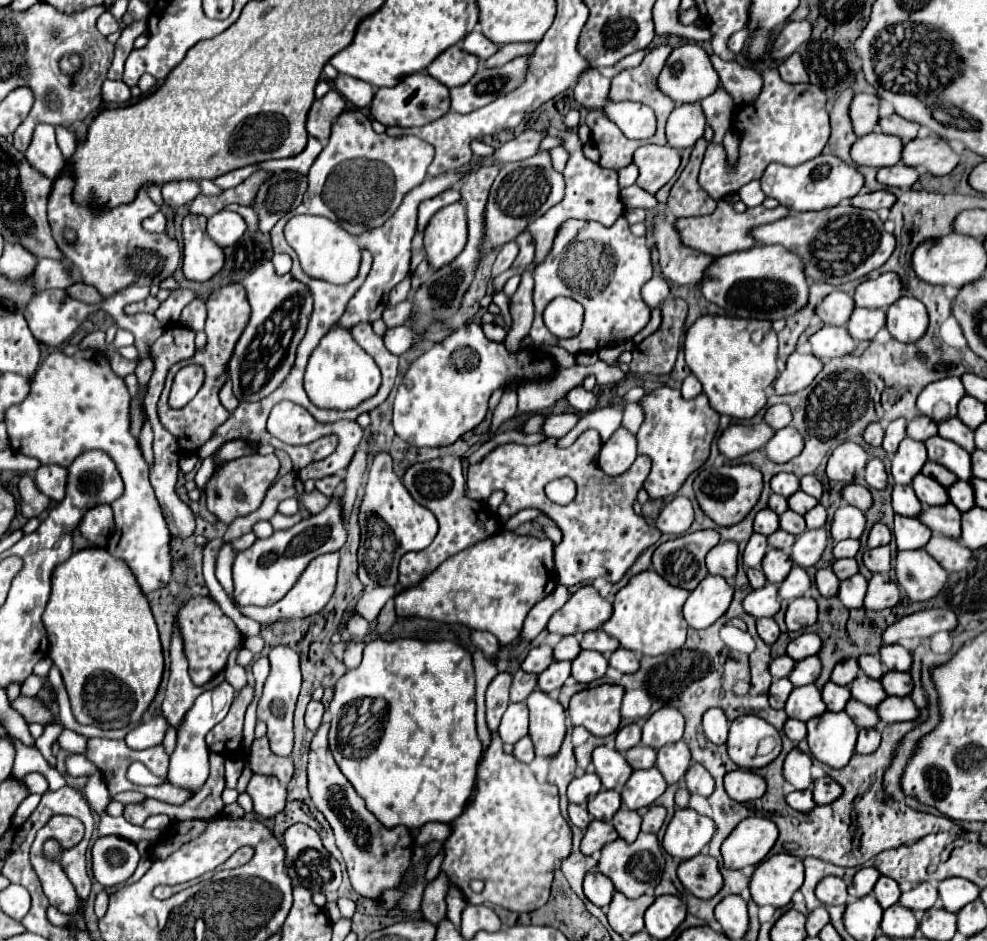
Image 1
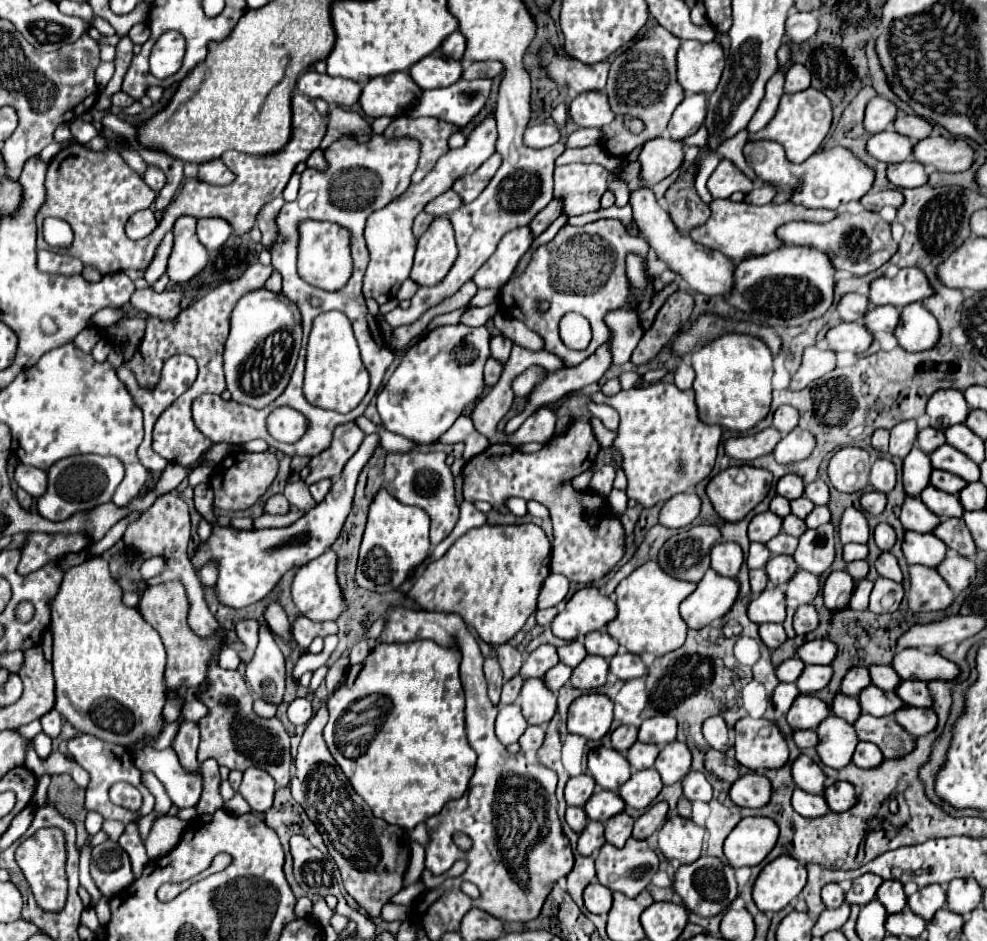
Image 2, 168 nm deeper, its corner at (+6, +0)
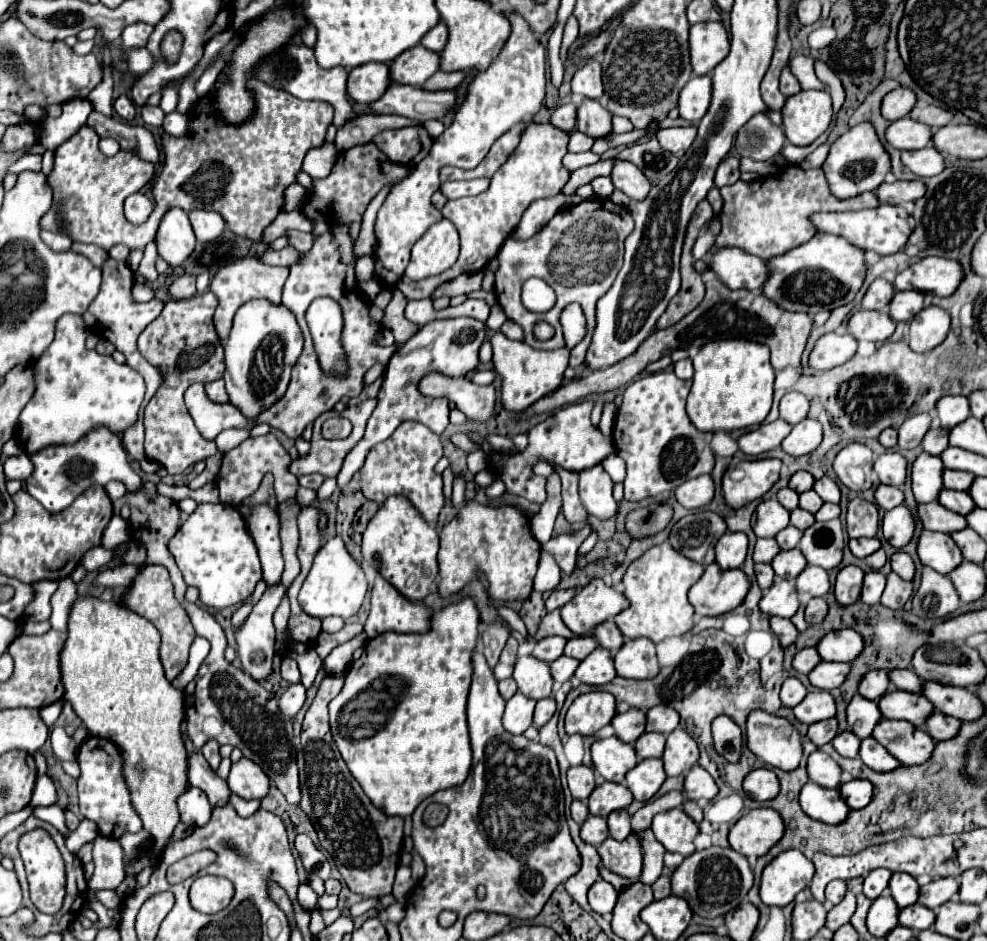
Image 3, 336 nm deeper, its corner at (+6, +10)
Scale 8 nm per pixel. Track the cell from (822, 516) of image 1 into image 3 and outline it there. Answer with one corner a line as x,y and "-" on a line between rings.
824,503
814,517
816,517
816,521
830,521
830,519
836,519
838,515
840,515
840,507
838,505

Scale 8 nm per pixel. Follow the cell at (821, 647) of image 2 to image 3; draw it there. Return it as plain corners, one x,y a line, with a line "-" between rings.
840,629
830,631
820,643
818,653
824,661
838,661
838,663
852,663
856,655
864,649
864,639
858,635
858,631
852,629

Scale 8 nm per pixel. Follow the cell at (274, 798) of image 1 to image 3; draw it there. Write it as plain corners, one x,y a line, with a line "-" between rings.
242,757
240,761
232,763
228,787
242,799
264,799
268,795
270,781
256,763

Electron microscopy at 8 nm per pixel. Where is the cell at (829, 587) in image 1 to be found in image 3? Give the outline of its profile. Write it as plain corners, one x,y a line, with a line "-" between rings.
848,565
844,567
840,573
838,573
838,579
836,579
836,587
834,587
834,593
836,593
836,601
842,603
842,605
852,605
860,599
860,591
862,591
862,583
864,583
864,571
854,567
854,565

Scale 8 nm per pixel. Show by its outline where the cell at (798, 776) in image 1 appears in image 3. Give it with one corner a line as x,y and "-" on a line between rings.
820,749
808,757
808,777
810,781
828,789
838,789
842,785
840,765

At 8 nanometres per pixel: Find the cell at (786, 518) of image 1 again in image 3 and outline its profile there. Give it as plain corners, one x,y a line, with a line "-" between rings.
800,507
790,513
790,525
796,527
796,529
800,529
800,531
806,531
808,527
812,527
814,521
816,521
814,515
808,513
808,511
804,511
804,509
800,509

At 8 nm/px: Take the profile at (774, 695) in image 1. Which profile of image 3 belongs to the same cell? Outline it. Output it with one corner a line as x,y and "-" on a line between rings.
788,677
782,685
782,691
780,691
780,699
786,707
796,707
804,697
806,697
806,687
802,685
800,679
796,677

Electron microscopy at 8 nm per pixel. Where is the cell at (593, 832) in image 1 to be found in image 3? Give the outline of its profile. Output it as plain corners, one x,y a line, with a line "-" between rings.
590,815
590,819
582,825
582,839
590,845
600,845
604,843
604,839
608,839
608,823
604,817
594,817

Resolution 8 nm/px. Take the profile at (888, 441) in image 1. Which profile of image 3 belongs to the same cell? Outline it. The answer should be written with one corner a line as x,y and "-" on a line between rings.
918,413
906,419
898,431
898,449
918,447
930,429
930,423
932,423
932,417
928,413

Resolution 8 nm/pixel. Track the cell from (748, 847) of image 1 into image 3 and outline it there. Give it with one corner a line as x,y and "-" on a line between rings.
770,807
752,809
730,829
728,841
744,857
766,855
784,835
784,819

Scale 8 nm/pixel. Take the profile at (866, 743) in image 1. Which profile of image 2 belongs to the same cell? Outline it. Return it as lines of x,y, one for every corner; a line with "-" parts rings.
860,741
856,751
854,751
854,763
862,769
870,769
870,767
876,767
880,765
884,759
884,755
880,753
880,749
876,749
876,745
872,743
866,743
866,741

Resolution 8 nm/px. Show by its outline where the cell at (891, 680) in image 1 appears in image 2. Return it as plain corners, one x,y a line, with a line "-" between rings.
902,681
900,689
896,689
896,695
906,703
914,707
930,707
932,699
928,693
928,687
924,681

